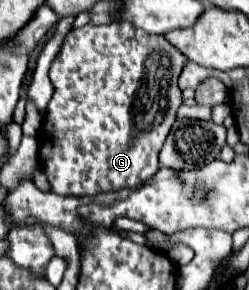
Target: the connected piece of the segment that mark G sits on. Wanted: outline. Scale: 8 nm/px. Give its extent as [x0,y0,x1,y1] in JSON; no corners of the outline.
[37,23,185,197]

